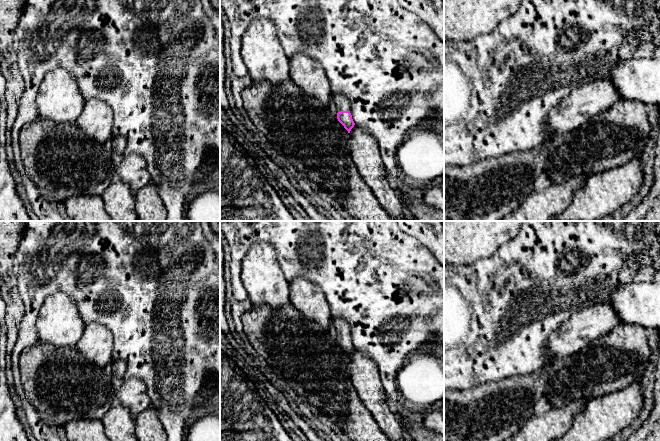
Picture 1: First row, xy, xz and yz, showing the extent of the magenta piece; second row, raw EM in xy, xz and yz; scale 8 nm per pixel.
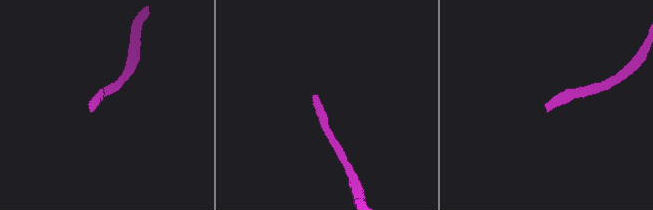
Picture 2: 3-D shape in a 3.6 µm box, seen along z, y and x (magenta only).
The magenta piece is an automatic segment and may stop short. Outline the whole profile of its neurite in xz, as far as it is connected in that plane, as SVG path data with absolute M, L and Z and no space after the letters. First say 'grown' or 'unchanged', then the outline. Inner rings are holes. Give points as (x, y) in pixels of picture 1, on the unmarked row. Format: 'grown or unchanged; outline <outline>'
grown; outline M333 319L333 327L337 332L337 343L344 350L344 352L350 357L355 347L350 337L350 326L344 319Z

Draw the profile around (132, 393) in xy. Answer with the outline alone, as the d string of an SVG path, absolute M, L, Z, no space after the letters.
M129 378L118 382L115 398L129 409L134 418L150 407L146 384L141 379Z

